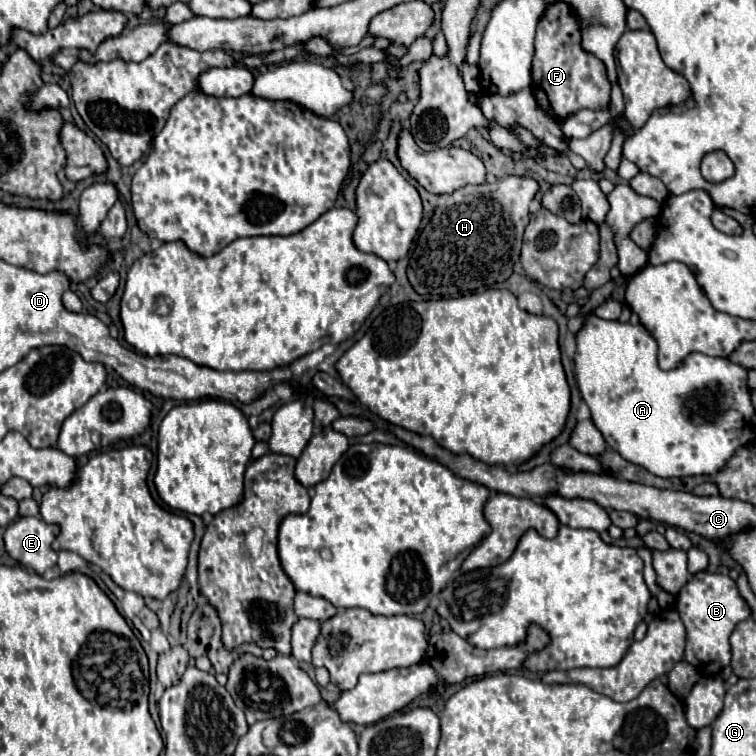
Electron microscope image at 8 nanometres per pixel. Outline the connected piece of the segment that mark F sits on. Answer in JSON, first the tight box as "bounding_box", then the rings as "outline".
{"bounding_box":[532,2,610,120],"outline":[[[564,2],[548,4],[536,32],[536,54],[532,66],[532,90],[540,108],[554,120],[572,114],[580,108],[608,108],[610,104],[610,82],[606,78],[604,64],[592,54],[580,50],[580,24]]]}

